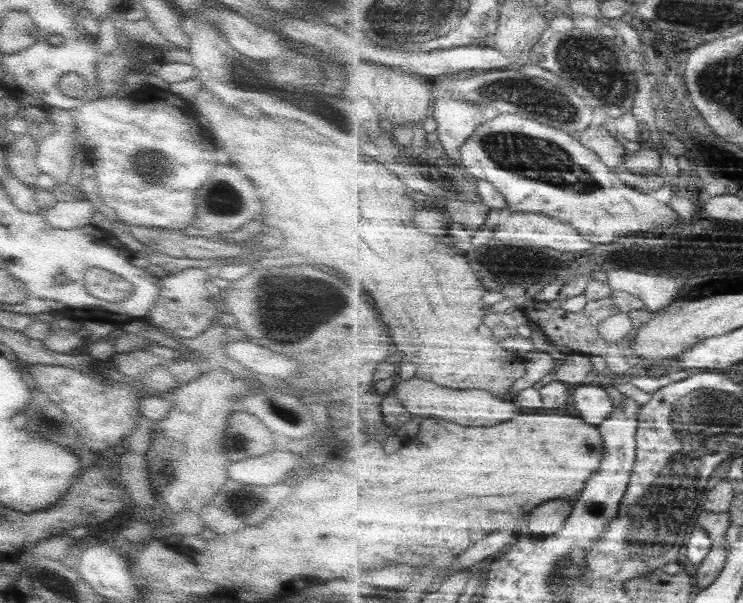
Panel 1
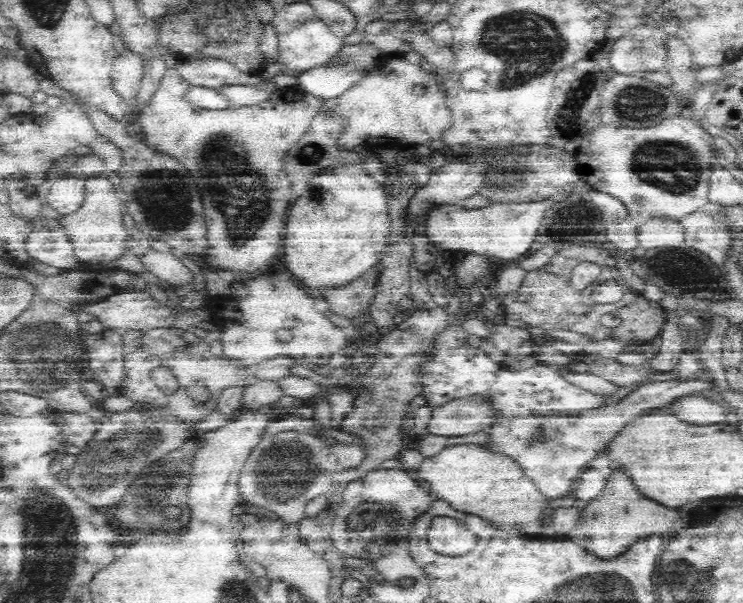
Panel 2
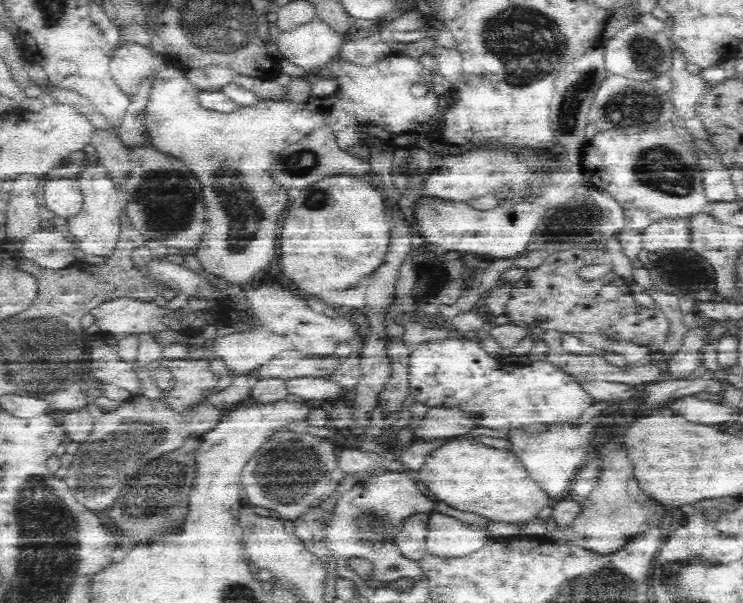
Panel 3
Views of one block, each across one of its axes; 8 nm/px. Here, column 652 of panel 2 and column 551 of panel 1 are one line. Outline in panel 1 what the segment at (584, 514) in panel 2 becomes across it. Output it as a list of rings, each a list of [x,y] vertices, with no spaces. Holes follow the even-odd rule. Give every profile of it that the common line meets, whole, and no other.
[[[556,500],[536,508],[534,514],[528,518],[528,530],[532,530],[530,534],[543,539],[559,533],[568,522],[569,516],[573,515],[576,508],[574,504],[574,500]]]

